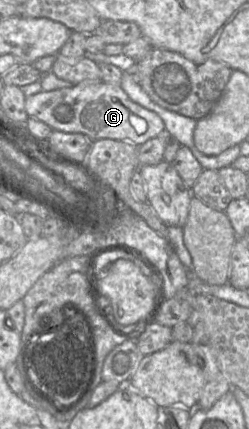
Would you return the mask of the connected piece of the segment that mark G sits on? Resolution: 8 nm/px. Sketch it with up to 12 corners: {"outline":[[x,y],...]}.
{"outline":[[120,85],[26,97],[29,117],[93,141],[141,145],[163,120]]}

